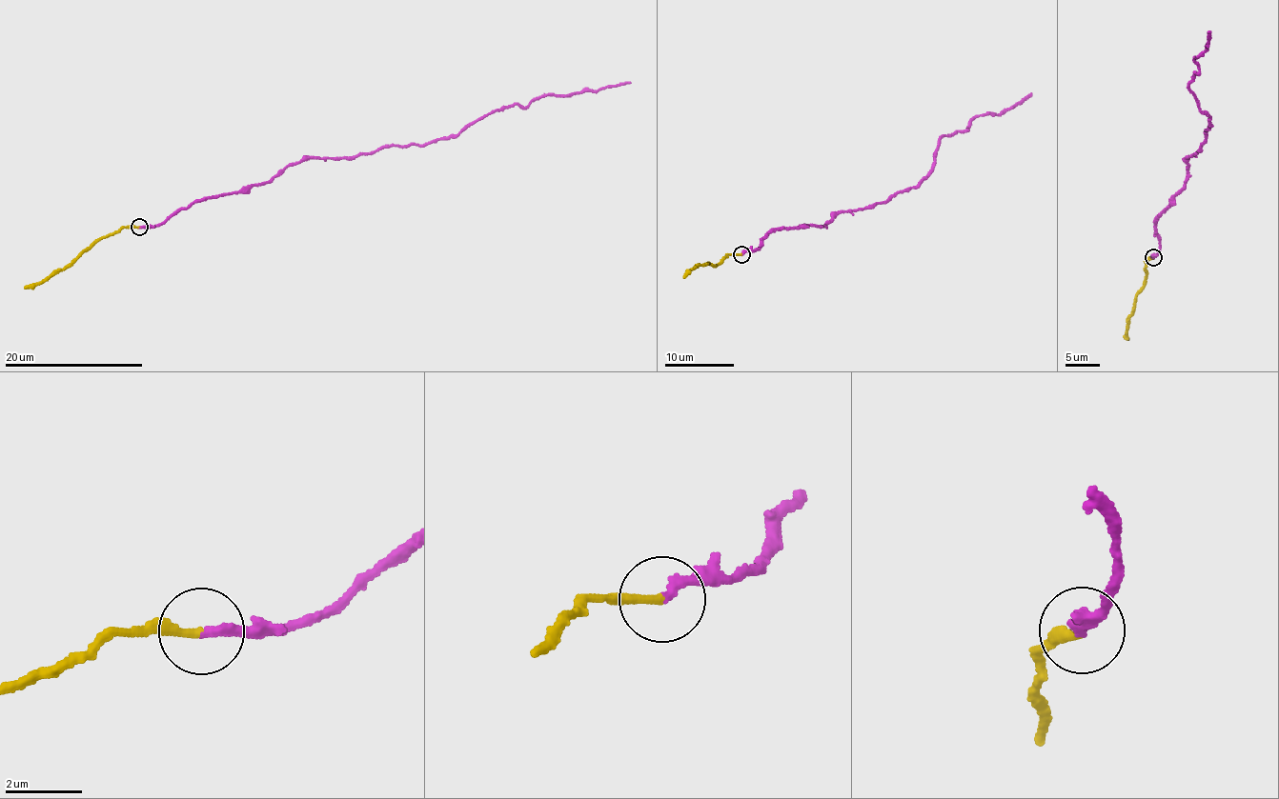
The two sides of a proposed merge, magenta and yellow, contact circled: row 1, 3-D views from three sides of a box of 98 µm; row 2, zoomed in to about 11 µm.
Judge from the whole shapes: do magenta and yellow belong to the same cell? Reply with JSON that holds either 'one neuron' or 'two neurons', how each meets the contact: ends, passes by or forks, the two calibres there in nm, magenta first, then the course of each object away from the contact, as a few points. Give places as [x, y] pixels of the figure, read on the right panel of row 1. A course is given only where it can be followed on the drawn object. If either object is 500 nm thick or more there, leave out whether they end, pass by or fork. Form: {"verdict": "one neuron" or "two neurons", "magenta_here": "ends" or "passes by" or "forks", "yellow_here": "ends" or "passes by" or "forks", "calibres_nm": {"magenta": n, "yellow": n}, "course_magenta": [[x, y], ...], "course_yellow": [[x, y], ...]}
{"verdict": "one neuron", "magenta_here": "ends", "yellow_here": "ends", "calibres_nm": {"magenta": 280, "yellow": 240}, "course_magenta": [[1152, 257], [1155, 223], [1185, 189], [1187, 157], [1203, 149], [1210, 129], [1188, 85], [1208, 31]], "course_yellow": [[1152, 257], [1144, 261], [1145, 281], [1133, 299], [1126, 324], [1128, 339]]}

